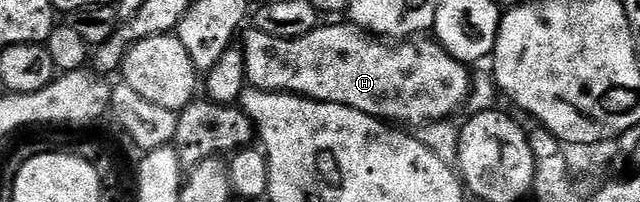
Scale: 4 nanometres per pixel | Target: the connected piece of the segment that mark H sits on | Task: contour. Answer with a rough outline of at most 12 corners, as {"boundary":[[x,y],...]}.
{"boundary":[[352,22],[246,27],[246,81],[413,126],[470,69],[436,39]]}

